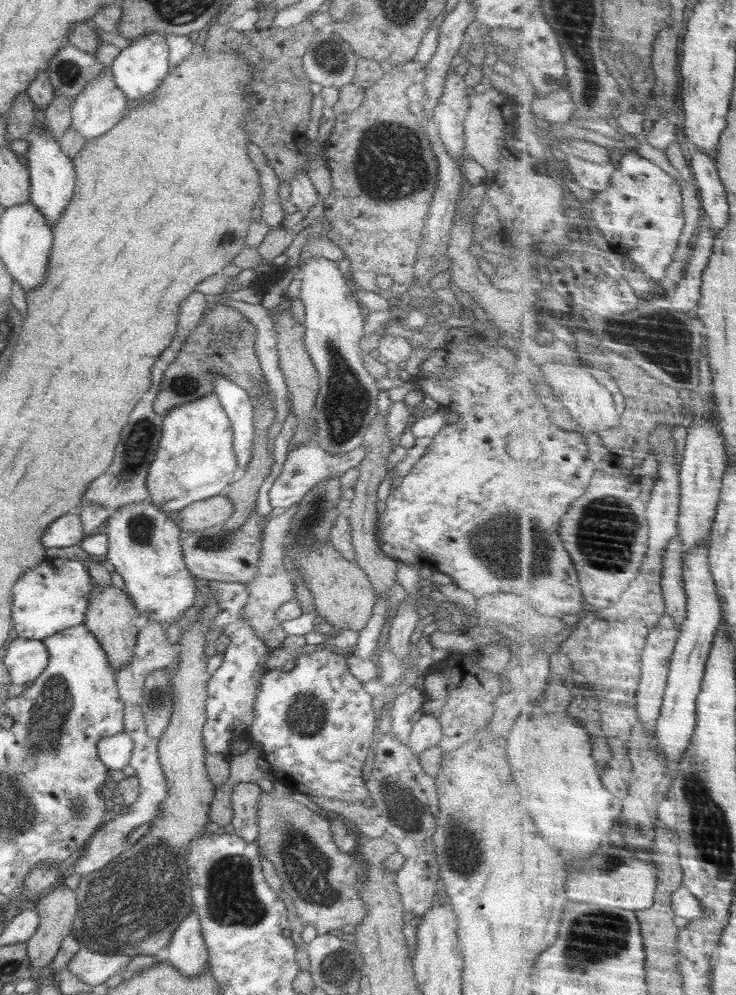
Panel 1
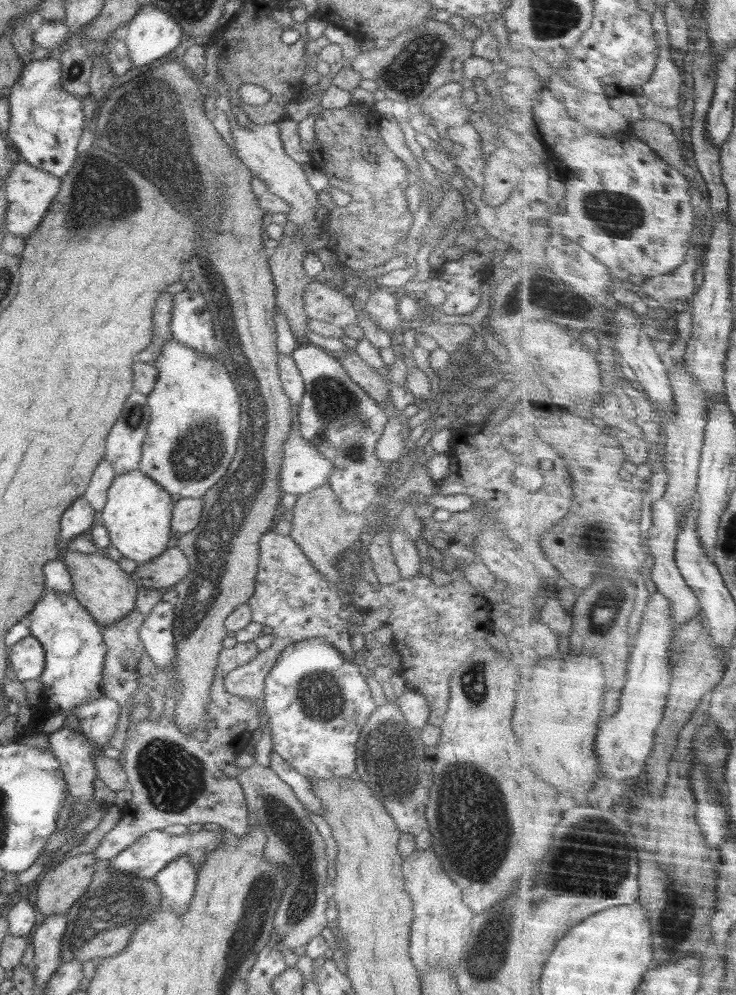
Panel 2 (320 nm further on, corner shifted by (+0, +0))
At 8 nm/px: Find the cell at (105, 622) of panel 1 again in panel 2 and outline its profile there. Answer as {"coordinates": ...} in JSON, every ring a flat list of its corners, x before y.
{"coordinates":[[70,544,63,545,63,548,63,563,67,566,73,584,71,594,86,607,94,620,97,620,100,626,108,626,128,616,135,607,138,587,131,575,122,570,118,562,111,560,104,551,84,554,73,551]]}

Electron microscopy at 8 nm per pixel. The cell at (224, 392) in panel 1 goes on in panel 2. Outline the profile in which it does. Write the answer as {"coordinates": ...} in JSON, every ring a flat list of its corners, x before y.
{"coordinates":[[185,289,174,296,171,308,171,333,174,339,208,355,215,361,222,361,213,329,213,318,202,294]]}

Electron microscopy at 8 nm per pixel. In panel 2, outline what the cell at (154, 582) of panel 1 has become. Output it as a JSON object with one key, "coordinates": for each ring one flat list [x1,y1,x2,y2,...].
{"coordinates":[[139,468,126,471,124,474,115,476,112,486,107,490,107,501,102,512,102,524,107,528,111,545,117,548,123,557,134,560,138,565,151,561,159,554,162,554,175,538,171,530,171,518,173,511,173,501,171,494,167,493,162,486,146,476]]}

